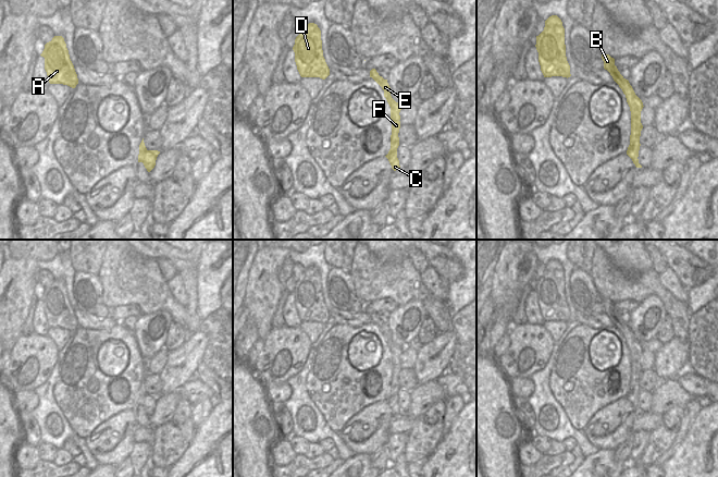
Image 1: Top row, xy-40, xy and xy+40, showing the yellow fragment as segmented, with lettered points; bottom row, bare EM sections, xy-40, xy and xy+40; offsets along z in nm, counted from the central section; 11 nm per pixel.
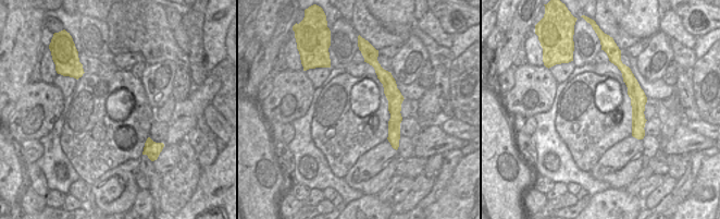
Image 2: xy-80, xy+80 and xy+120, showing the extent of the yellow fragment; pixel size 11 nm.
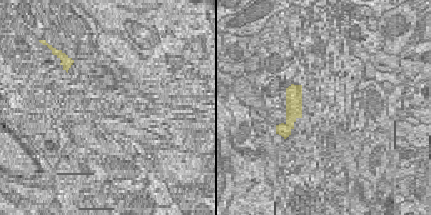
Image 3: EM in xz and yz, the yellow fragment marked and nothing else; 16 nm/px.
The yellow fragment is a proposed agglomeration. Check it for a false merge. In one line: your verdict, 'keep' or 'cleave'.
cleave

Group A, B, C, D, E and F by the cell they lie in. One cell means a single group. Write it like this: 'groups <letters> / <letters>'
groups A B D E F / C

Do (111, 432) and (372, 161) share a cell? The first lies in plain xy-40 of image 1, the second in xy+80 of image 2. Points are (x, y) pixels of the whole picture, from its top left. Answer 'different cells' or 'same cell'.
same cell

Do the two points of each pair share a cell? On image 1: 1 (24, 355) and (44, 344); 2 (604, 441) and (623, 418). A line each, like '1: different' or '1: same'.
1: same
2: same

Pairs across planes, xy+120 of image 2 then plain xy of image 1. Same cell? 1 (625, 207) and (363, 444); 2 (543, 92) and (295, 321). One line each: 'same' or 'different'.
1: different
2: different

